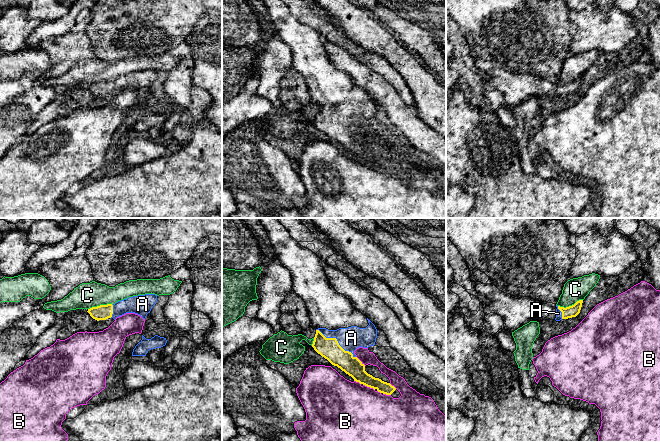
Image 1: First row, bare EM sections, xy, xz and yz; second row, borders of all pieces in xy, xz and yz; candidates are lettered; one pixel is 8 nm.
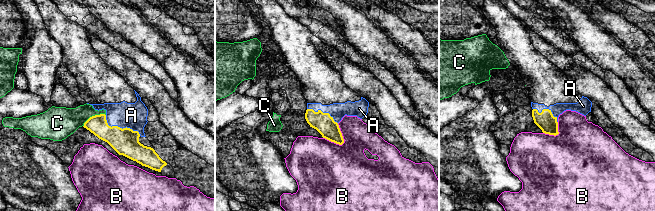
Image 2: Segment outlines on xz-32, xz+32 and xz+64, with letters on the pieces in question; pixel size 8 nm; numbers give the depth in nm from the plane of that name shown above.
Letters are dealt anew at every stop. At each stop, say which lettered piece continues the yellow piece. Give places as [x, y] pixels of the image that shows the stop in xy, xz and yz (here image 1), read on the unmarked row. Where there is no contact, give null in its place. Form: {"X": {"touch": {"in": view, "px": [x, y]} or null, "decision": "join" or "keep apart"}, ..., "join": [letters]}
{"A": {"touch": {"in": "xz", "px": [336, 116]}, "decision": "join"}, "B": {"touch": {"in": "xz", "px": [369, 162]}, "decision": "keep apart"}, "C": {"touch": {"in": "xy", "px": [100, 81]}, "decision": "keep apart"}, "join": ["A"]}

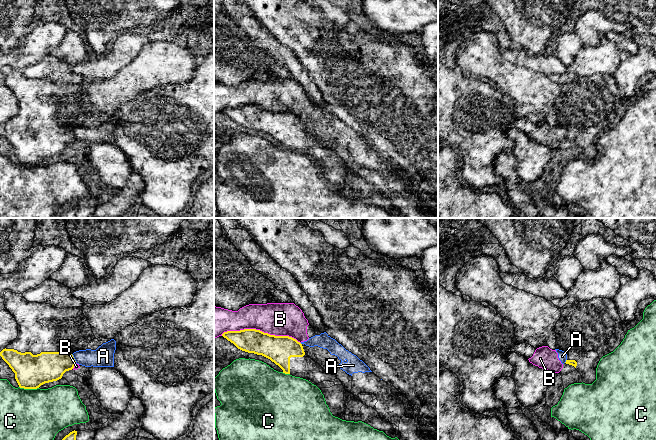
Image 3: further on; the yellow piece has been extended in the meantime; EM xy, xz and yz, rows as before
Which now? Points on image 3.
{"A": {"touch": {"in": "xy", "px": [73, 134]}, "decision": "keep apart"}, "B": {"touch": {"in": "xz", "px": [261, 107]}, "decision": "keep apart"}, "C": {"touch": {"in": "xy", "px": [29, 164]}, "decision": "keep apart"}, "join": []}

